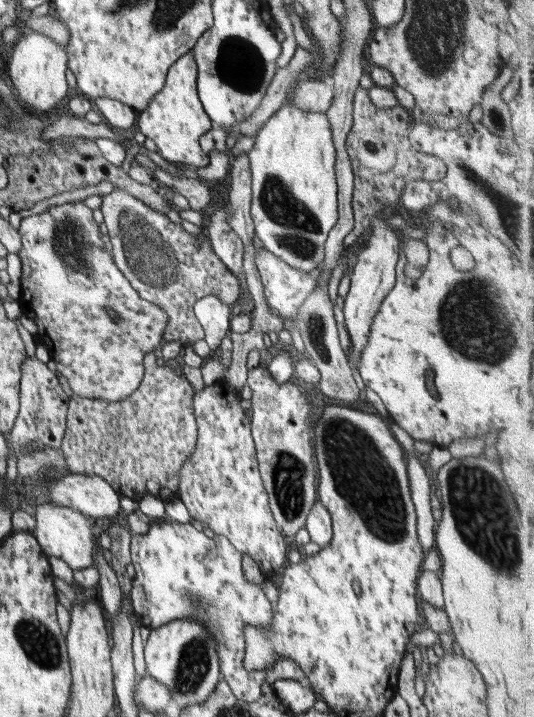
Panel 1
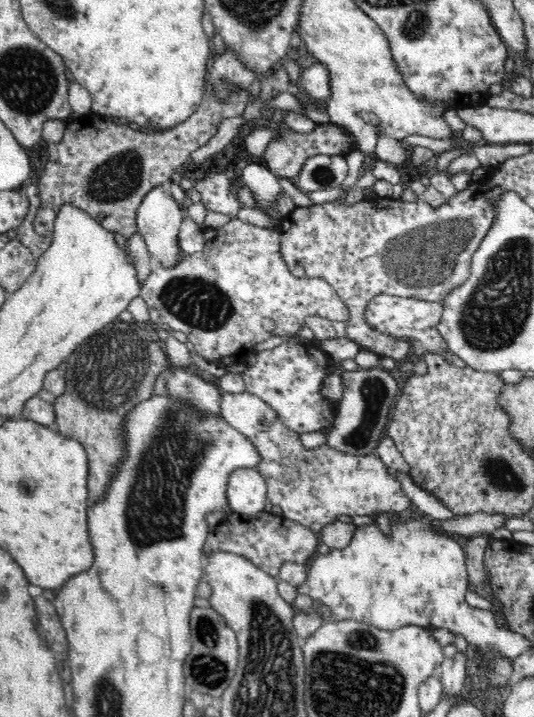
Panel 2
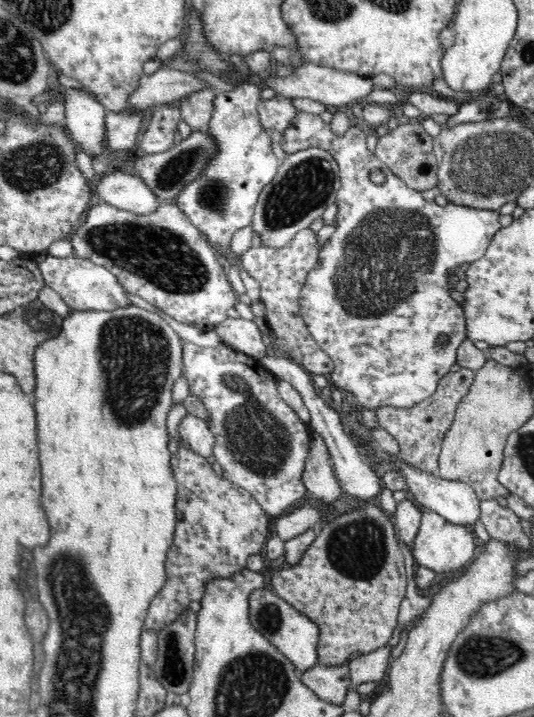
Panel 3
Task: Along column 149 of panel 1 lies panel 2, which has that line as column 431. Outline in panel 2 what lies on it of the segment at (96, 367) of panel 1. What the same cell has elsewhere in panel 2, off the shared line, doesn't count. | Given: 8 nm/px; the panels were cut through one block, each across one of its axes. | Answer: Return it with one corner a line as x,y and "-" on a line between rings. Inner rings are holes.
378,294
367,302
363,317
373,330
393,336
393,338
408,340
414,356
422,358
427,353
441,356
445,352
447,353
446,360
449,362
452,353
437,329
442,313
443,303
440,302

